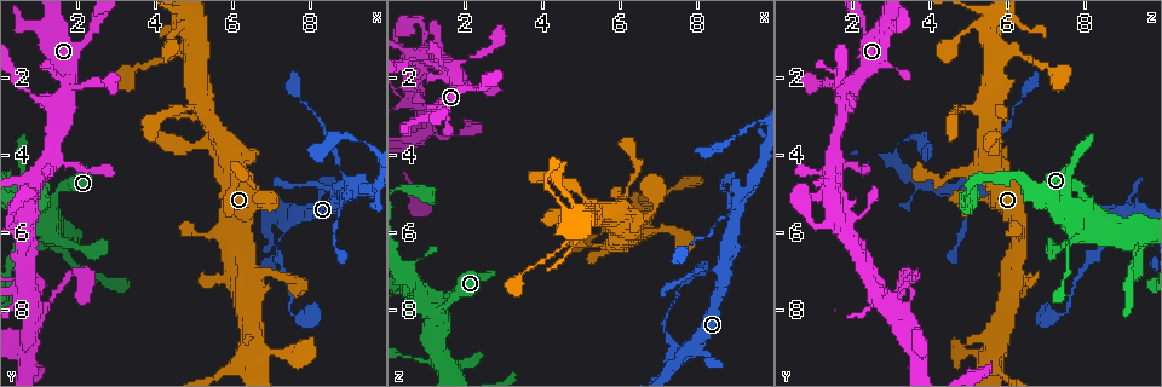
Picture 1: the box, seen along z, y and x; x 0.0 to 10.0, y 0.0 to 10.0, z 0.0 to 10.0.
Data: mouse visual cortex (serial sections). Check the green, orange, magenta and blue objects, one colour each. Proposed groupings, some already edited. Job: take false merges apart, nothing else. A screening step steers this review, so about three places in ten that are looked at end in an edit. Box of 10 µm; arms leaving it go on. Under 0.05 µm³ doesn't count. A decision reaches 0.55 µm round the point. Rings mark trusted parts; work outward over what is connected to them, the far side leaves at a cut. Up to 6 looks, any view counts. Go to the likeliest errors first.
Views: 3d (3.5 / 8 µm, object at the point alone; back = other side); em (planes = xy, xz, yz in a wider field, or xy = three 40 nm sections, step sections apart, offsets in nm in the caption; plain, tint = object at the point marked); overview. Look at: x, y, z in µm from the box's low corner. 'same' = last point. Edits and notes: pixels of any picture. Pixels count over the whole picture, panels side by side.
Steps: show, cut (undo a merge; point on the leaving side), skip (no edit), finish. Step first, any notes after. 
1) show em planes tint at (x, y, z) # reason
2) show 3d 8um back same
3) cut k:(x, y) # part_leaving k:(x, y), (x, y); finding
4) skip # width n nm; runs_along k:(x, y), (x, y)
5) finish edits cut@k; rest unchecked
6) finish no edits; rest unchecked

show 3d 3.5um at (9.05, 4.95, 5.30) # side arm on a straight run

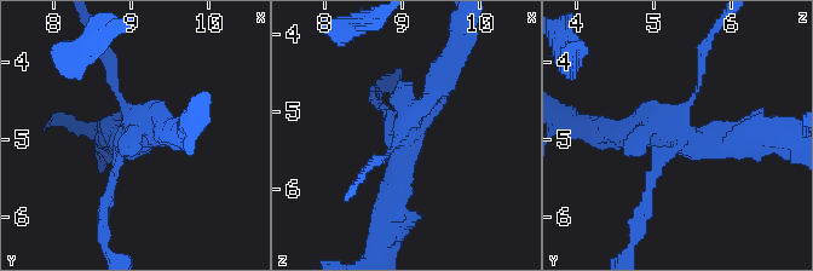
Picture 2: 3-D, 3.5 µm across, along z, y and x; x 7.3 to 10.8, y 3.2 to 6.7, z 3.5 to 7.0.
show em xy step 5 tint at (9.00, 5.00, 5.35)

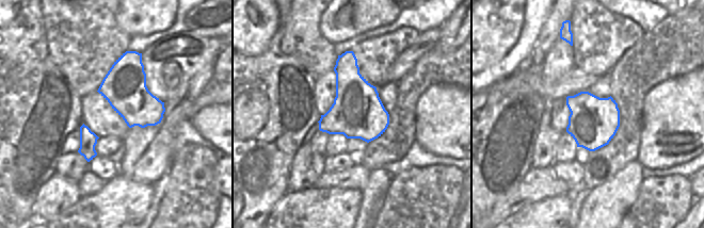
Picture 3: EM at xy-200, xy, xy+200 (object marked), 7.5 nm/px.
skip # runs_along 2:(387, 209), (409, 120), (443, 79); one cell here

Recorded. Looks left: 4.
show 3d 3.5um at (1.55, 2.75, 1.80) # sharp bend

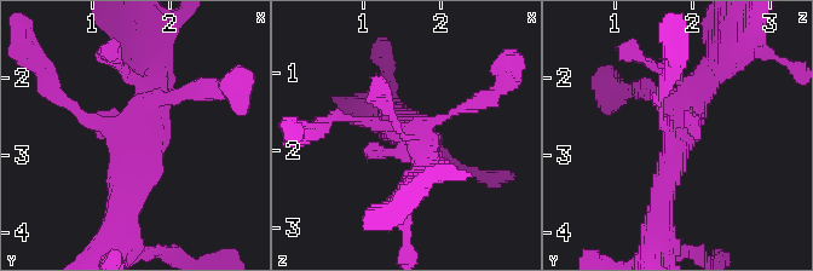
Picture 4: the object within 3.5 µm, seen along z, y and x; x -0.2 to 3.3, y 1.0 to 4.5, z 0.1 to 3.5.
show em xy step 3 tint at (1.60, 2.80, 1.85)

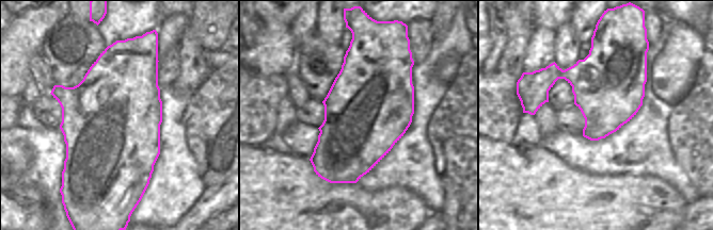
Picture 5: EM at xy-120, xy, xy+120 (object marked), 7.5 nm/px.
show em xy step 1 tint same # another direction

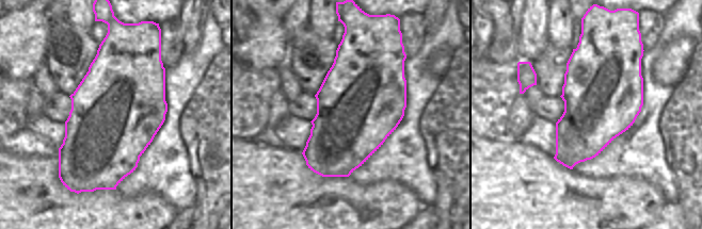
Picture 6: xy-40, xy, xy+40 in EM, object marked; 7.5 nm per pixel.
skip # runs_along 4:(713, 69), (687, 102), (659, 214); continuous, no second cell

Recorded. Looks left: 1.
finish no edits; rest unchecked

